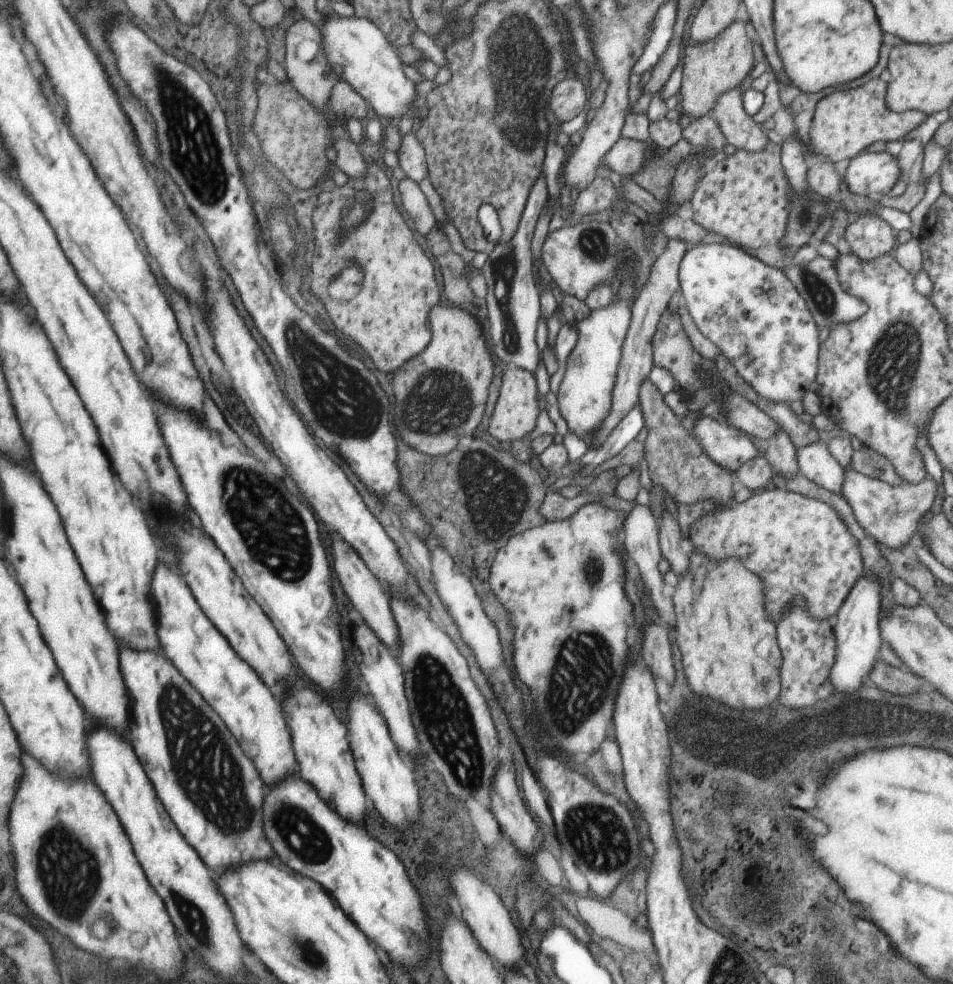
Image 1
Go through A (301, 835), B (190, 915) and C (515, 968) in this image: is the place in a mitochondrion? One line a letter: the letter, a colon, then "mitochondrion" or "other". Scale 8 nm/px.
A: mitochondrion
B: mitochondrion
C: other

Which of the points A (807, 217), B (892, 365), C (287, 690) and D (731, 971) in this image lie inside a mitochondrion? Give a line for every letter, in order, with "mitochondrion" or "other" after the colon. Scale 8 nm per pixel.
A: mitochondrion
B: mitochondrion
C: other
D: mitochondrion

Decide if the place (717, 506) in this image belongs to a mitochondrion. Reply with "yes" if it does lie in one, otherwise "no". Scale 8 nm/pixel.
no

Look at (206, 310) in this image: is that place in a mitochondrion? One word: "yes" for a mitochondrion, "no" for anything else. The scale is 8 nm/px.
no

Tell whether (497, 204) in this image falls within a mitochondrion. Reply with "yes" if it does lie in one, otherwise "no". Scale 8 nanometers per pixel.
no

